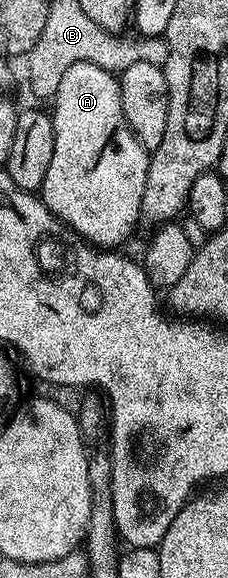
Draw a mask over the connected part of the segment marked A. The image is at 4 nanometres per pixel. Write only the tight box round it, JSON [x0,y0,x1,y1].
[40,62,150,251]

